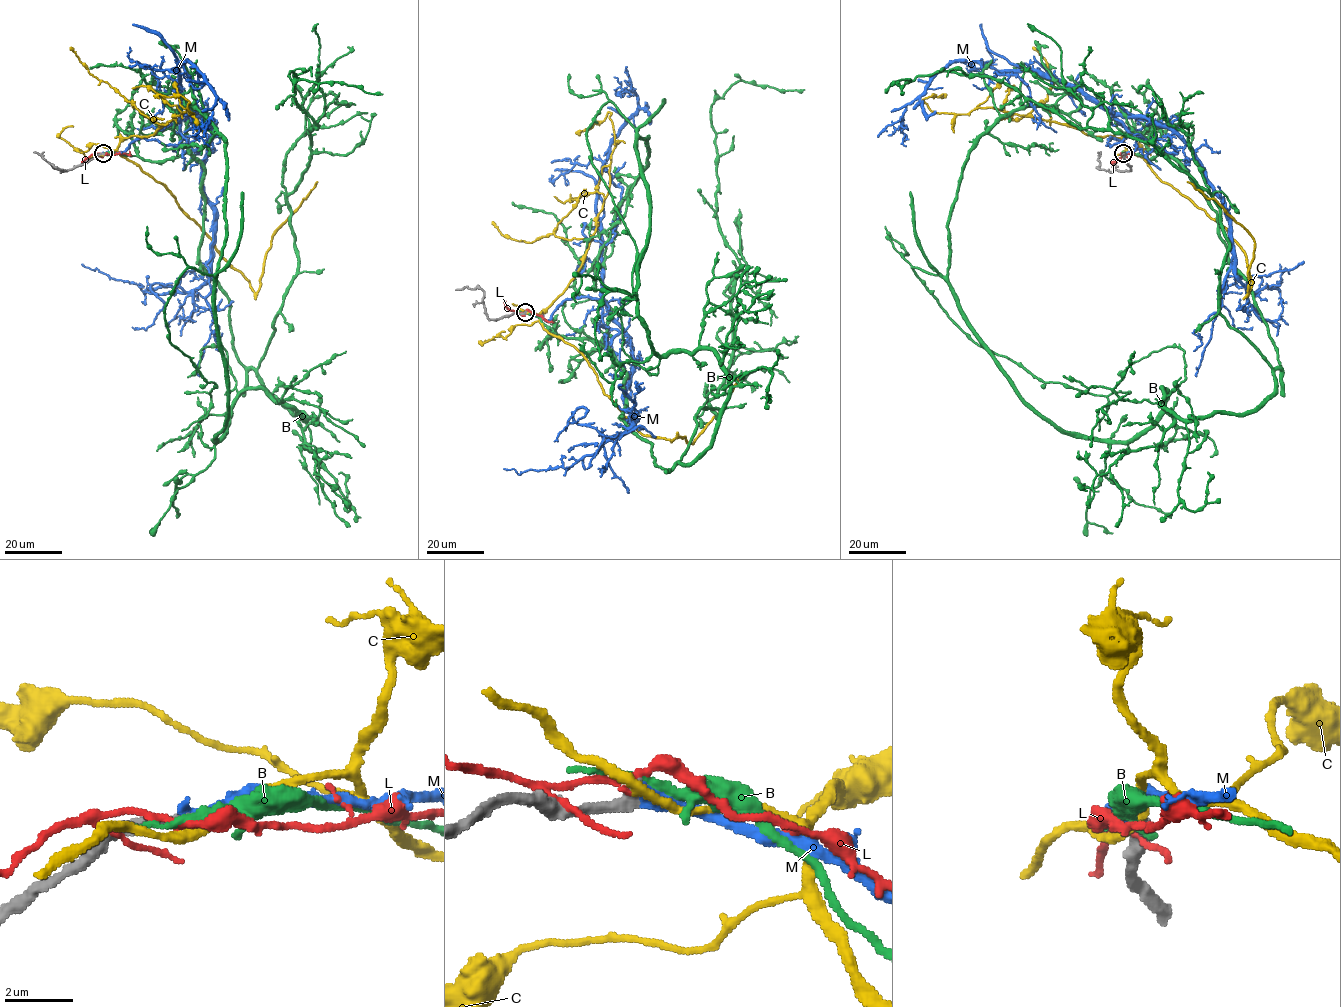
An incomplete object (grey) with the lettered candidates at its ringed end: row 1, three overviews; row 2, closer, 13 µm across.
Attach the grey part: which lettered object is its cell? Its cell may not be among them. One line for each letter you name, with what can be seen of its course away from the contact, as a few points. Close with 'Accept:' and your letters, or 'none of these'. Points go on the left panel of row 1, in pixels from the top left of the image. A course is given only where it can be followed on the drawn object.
M: course (103, 153), (186, 143), (180, 133), (207, 145), (211, 276), (188, 292), (151, 286), (164, 306), (132, 327)
Accept: M

